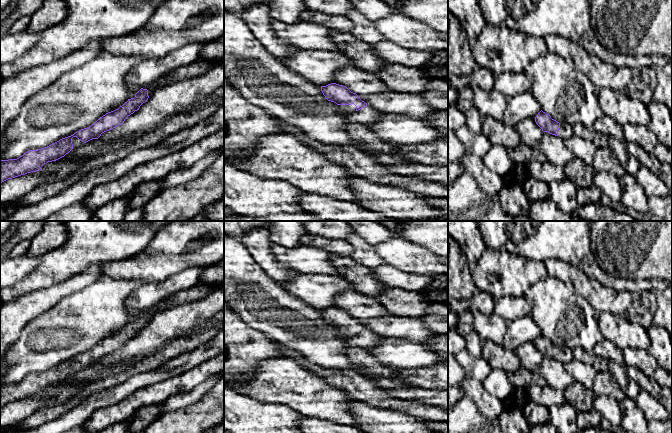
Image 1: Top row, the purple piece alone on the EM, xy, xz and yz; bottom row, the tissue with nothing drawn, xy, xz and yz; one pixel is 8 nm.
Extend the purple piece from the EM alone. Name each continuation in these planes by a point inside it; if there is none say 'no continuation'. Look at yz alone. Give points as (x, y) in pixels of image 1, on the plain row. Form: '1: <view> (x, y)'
1: yz (565, 355)

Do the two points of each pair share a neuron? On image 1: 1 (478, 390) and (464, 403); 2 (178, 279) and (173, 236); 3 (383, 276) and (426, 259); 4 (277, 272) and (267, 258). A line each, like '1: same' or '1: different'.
1: different
2: different
3: different
4: same

